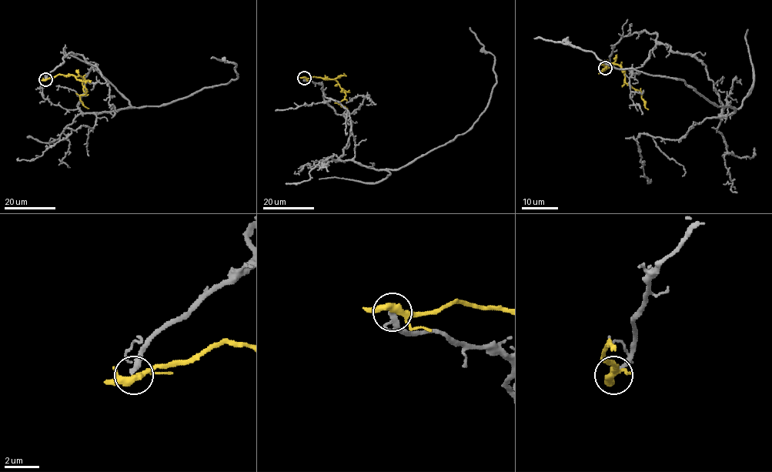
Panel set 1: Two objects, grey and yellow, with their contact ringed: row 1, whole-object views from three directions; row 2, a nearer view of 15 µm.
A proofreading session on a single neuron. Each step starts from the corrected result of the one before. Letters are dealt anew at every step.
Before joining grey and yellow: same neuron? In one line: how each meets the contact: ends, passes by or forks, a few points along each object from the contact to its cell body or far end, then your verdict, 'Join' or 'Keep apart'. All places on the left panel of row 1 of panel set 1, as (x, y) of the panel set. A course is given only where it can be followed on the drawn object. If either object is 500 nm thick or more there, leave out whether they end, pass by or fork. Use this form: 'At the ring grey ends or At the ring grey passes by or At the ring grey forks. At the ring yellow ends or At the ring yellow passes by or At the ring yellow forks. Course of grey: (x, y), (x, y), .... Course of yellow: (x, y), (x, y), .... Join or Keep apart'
At the ring grey ends. At the ring yellow forks. Course of grey: (45, 79), (72, 52), (92, 67), (78, 105), (83, 112), (166, 105), (237, 77), (235, 64), (211, 58). Course of yellow: (45, 79), (58, 75), (81, 76), (84, 79), (82, 85), (87, 92), (81, 95), (80, 100), (88, 108). Keep apart

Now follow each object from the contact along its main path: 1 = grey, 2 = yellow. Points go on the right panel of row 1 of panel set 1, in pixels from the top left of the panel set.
1: (605, 68), (623, 37), (656, 33), (706, 66), (721, 115), (734, 111), (683, 80), (533, 38)
2: (605, 68), (604, 61), (618, 64), (622, 68), (626, 83), (641, 94), (645, 107), (648, 109)

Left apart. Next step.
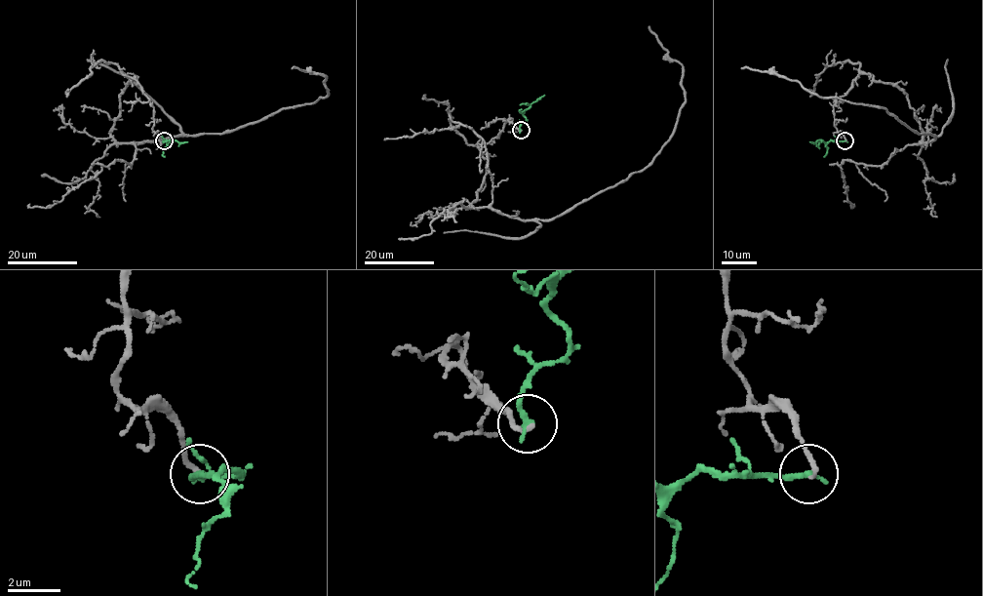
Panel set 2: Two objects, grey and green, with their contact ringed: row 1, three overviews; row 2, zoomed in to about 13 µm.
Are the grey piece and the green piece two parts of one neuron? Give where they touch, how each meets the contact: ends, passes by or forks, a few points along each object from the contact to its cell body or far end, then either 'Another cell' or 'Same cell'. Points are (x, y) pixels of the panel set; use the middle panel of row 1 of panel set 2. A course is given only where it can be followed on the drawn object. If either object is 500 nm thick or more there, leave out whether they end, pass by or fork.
Place: (521, 130). At the ring grey ends. At the ring green ends. Course of grey: (521, 131), (509, 119), (479, 146), (468, 209), (552, 219), (643, 170), (685, 101), (682, 66), (648, 26). Course of green: (521, 130), (520, 126), (526, 120), (523, 112), (544, 95). Another cell

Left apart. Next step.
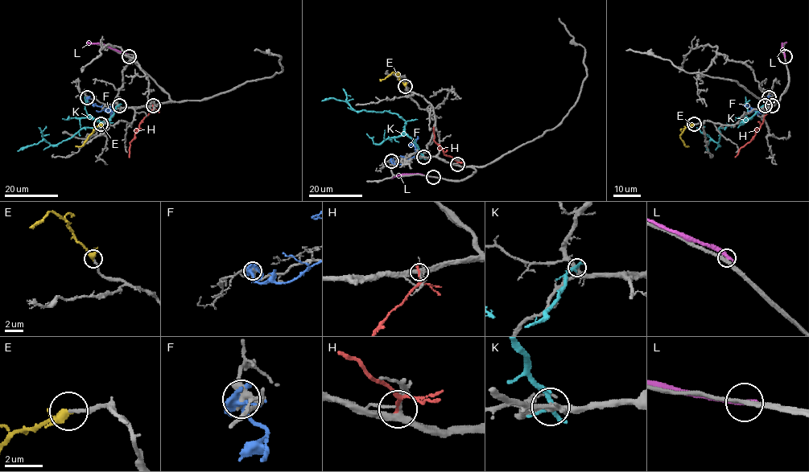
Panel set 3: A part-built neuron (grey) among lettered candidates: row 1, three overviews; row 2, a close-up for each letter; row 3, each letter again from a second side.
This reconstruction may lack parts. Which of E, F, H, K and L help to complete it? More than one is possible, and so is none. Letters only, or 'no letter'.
E

